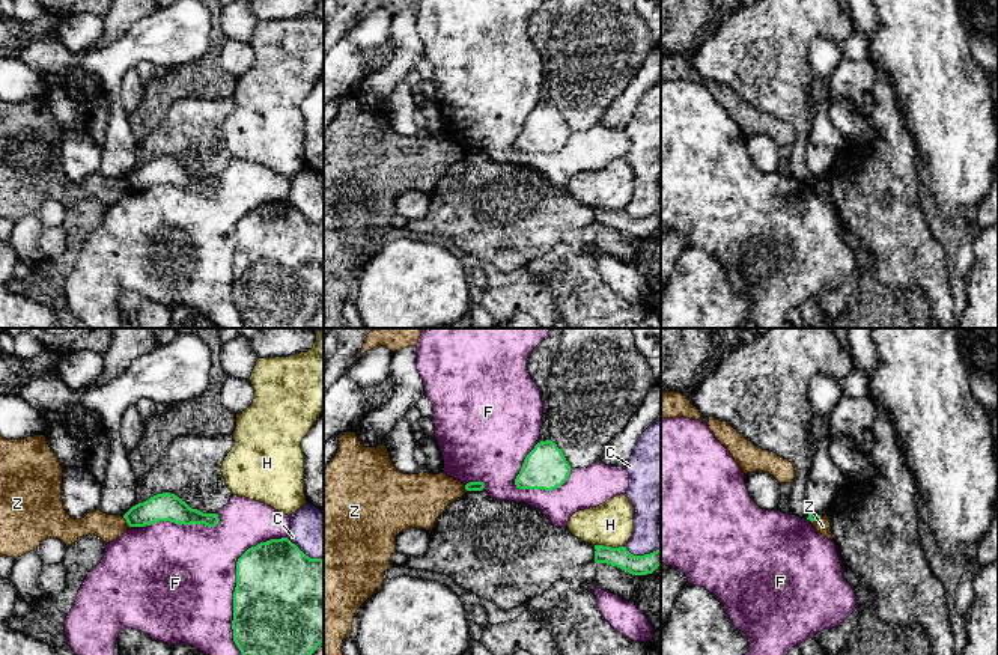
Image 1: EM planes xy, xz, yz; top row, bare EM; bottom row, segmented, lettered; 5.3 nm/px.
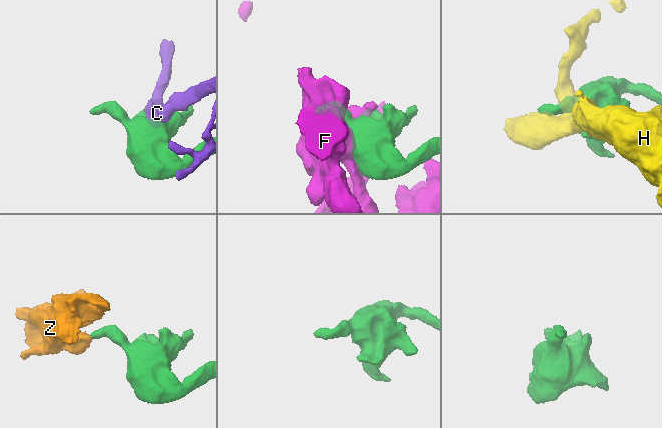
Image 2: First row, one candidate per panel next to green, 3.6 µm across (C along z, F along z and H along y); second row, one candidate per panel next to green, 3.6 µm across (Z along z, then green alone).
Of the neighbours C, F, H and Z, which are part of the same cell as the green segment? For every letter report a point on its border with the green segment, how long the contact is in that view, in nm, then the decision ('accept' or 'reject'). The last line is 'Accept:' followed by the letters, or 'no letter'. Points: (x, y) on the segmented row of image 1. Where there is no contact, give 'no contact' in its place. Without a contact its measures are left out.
C: meets green in xz at (642, 556); contact 190 nm long; reject
F: meets green in xy at (237, 583); contact 700 nm long; reject
H: meets green in xz at (610, 547); contact 160 nm long; reject
Z: meets green in xy at (127, 521); contact 70 nm long; reject
Accept: no letter

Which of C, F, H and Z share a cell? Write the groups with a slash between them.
C / F / H / Z

